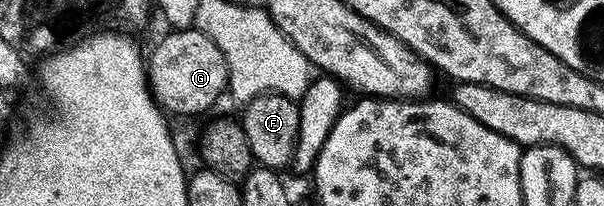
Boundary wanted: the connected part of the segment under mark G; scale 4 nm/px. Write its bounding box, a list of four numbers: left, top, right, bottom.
[146,29,229,116]

